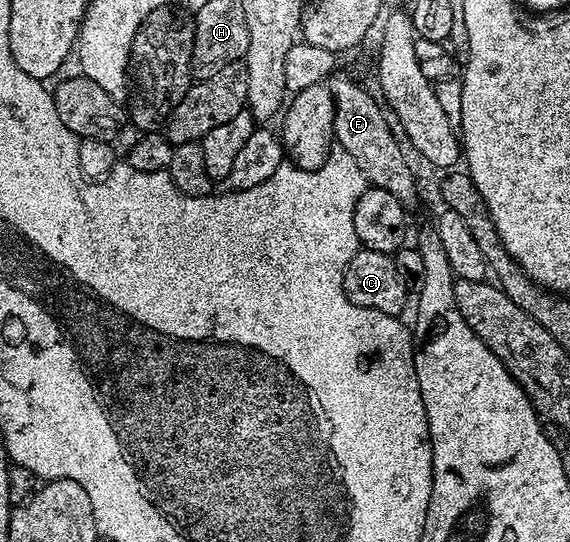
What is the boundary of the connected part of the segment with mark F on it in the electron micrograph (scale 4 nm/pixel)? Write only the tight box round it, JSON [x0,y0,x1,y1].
[333,87,416,204]

